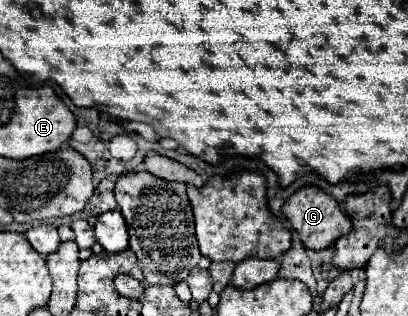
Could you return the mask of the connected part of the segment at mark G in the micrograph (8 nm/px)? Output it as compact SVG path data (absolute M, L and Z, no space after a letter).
M316 186L300 188L294 196L290 196L290 200L282 206L282 214L292 224L292 228L298 232L304 248L310 248L310 250L330 248L340 236L346 236L350 232L350 228L352 228L350 218L340 208L340 204L332 196L328 196L326 192L316 188Z

